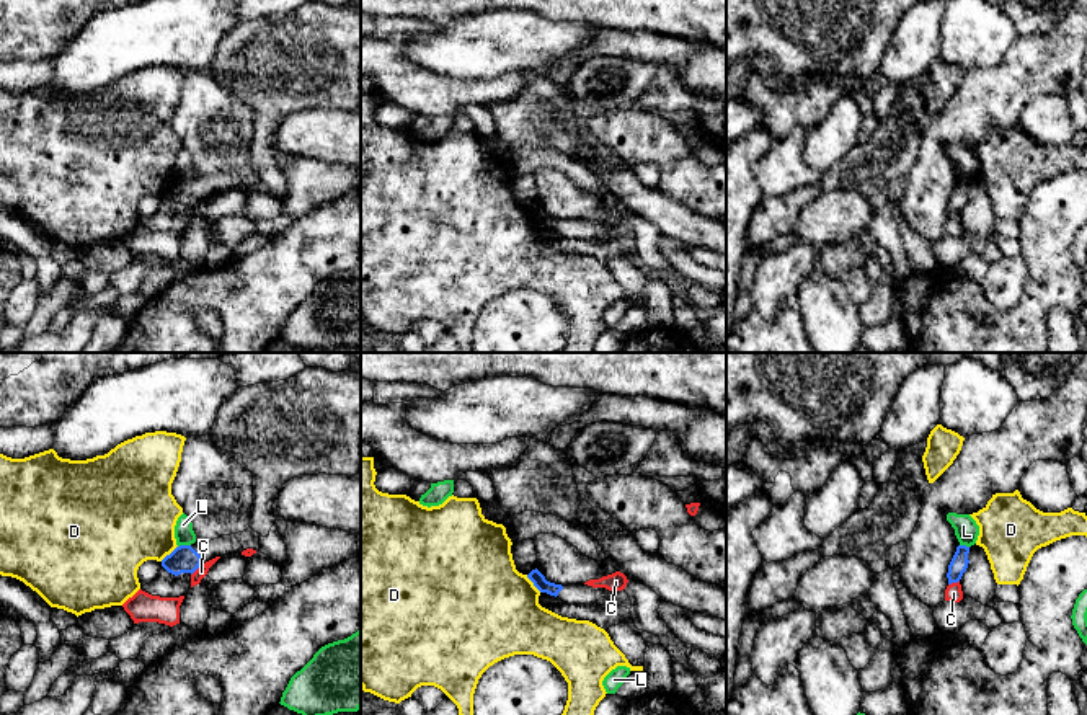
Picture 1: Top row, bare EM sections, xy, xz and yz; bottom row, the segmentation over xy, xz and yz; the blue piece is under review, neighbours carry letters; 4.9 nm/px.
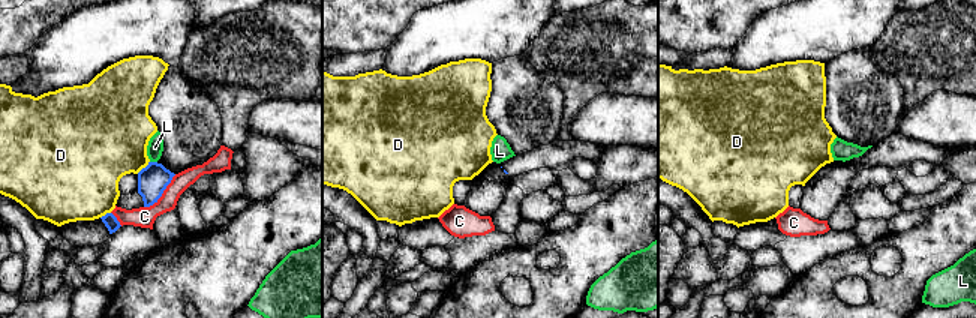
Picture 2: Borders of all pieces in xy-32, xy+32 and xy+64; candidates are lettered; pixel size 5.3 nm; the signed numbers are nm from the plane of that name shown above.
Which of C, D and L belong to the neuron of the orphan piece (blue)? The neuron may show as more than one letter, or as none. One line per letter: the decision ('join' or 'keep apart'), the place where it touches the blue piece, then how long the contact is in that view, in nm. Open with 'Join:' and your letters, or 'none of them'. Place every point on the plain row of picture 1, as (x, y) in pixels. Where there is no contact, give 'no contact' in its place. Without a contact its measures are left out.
Join: none of them
C: keep apart; contact xy (196, 203); length 80 nm
D: keep apart; contact xz (532, 216); length 120 nm
L: keep apart; contact xy (183, 180); length 70 nm

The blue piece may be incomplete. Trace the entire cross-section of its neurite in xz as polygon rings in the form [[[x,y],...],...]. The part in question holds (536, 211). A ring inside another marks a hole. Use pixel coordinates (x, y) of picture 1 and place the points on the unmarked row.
[[[535,202],[532,204],[527,212],[534,217],[534,220],[540,227],[547,227],[550,230],[555,230],[568,238],[589,238],[592,240],[601,232],[606,232],[610,235],[612,240],[622,240],[627,243],[632,243],[632,235],[625,224],[622,225],[609,225],[606,222],[592,222],[588,219],[555,219],[545,214],[545,211]]]

